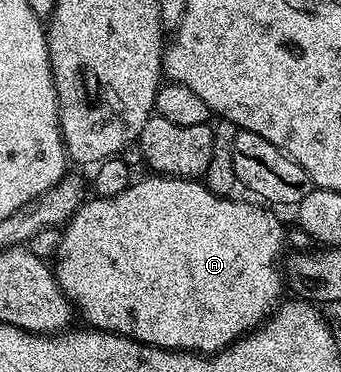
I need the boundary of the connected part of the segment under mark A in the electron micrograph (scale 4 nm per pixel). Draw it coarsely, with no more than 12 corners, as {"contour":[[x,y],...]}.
{"contour":[[157,173],[91,198],[56,285],[205,356],[283,298],[282,223]]}

